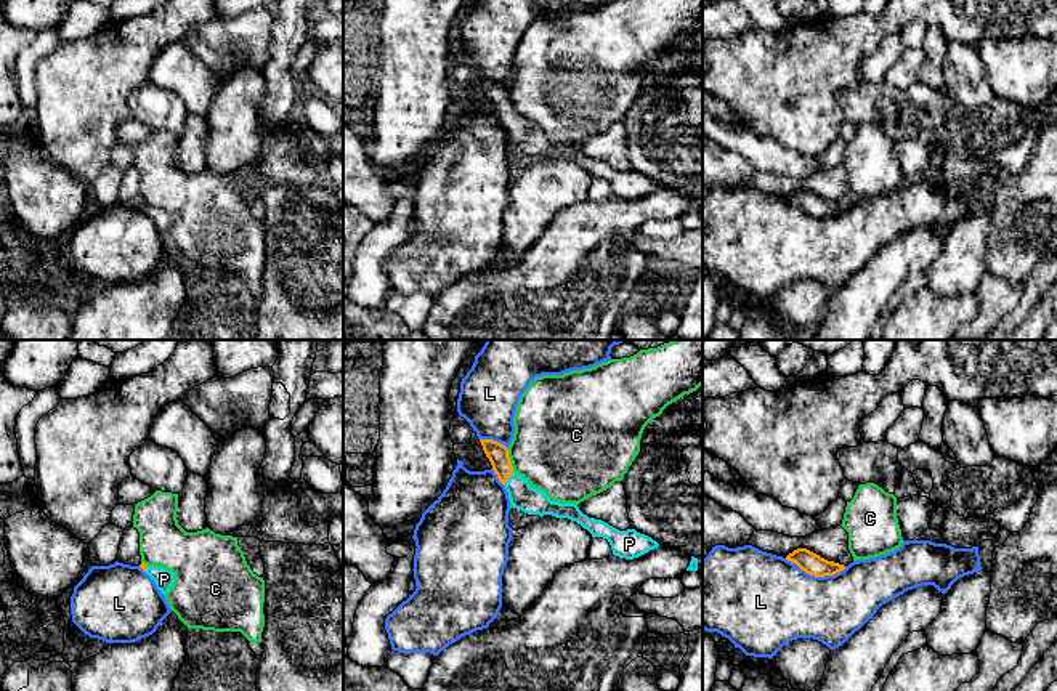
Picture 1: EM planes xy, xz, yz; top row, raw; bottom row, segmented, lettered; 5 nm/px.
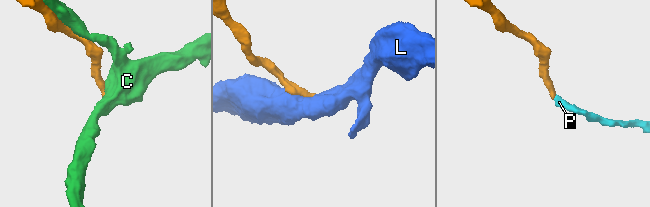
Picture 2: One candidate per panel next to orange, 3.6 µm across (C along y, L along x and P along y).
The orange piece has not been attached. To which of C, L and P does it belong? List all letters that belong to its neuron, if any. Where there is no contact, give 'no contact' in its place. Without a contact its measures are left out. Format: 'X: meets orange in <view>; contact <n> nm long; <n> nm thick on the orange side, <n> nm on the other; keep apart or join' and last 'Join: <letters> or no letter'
C: meets orange in xz; contact 120 nm long; 110 nm thick on the orange side, 440 nm on the other; keep apart
L: meets orange in yz; contact 320 nm long; 110 nm thick on the orange side, 420 nm on the other; keep apart
P: meets orange in xz; contact 90 nm long; 110 nm thick on the orange side, 130 nm on the other; join
Join: P

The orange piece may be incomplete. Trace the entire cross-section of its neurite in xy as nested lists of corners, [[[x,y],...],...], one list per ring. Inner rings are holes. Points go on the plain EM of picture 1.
[[[144,204],[140,208],[156,223],[160,234],[167,234],[175,223],[175,215],[157,207],[148,207]]]

